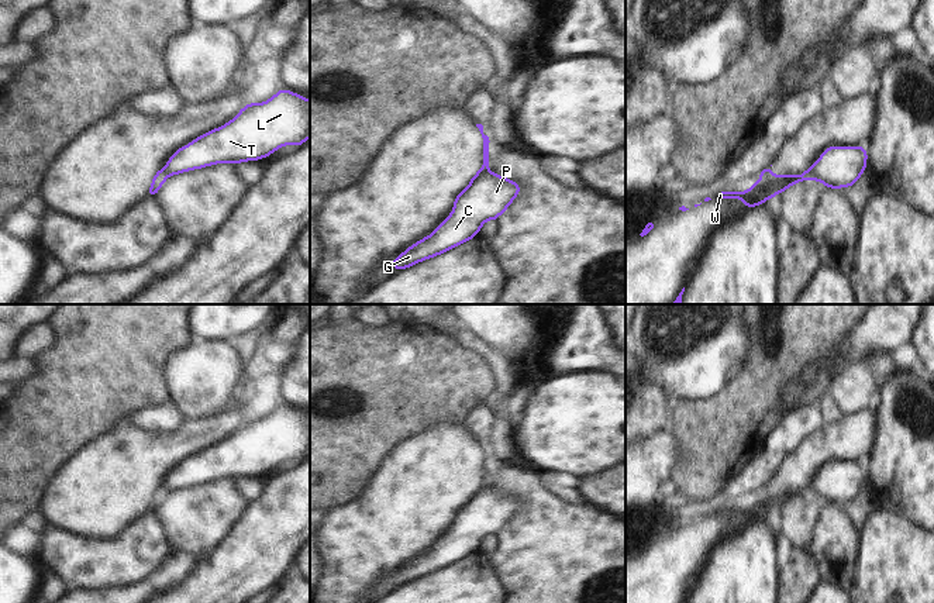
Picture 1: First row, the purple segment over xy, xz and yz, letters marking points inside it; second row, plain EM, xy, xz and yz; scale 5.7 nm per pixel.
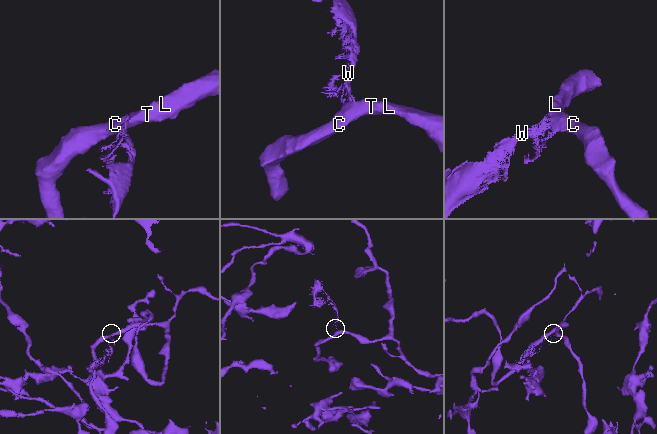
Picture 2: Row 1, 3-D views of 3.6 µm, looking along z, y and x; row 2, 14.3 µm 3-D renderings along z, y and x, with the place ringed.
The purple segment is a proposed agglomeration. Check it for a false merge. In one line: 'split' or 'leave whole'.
split

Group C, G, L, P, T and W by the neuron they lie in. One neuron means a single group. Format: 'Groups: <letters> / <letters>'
Groups: C G L P T / W.

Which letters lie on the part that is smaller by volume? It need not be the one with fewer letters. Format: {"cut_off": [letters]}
{"cut_off": ["W"]}

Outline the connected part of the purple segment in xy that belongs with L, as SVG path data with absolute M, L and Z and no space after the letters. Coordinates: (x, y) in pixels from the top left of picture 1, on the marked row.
M282 89L262 104L248 103L228 124L211 130L189 145L179 148L169 158L165 172L169 176L220 162L239 163L242 161L258 161L287 144L294 144L299 148L309 137L310 100Z

